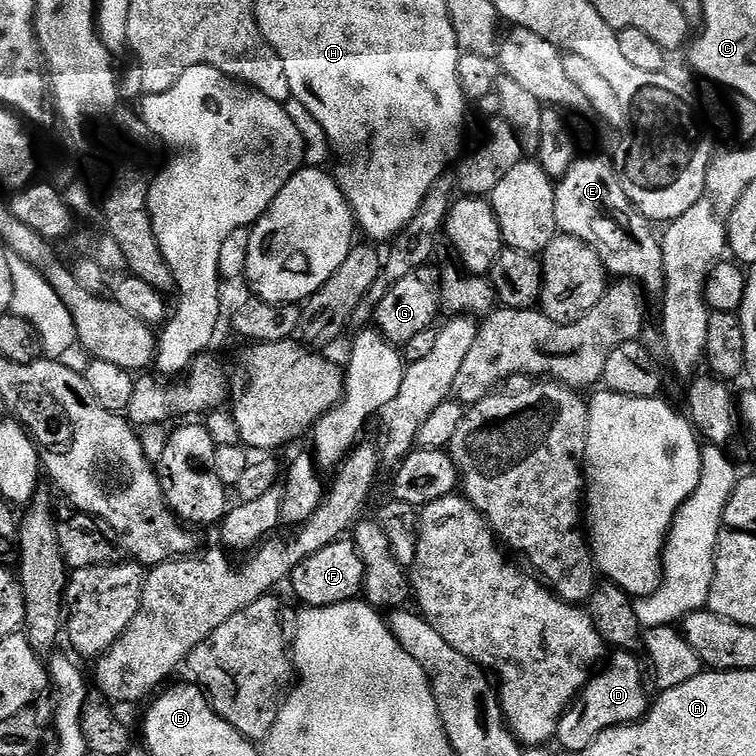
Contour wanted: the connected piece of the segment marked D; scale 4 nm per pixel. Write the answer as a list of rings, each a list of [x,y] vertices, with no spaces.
[[[628,650],[617,651],[615,655],[612,661],[607,661],[609,664],[605,672],[597,671],[584,685],[580,695],[572,701],[560,719],[555,739],[560,740],[568,754],[586,750],[586,746],[594,743],[606,730],[642,720],[650,707],[650,696],[648,700],[644,693],[644,676],[640,673],[640,664],[632,657],[635,655]]]

